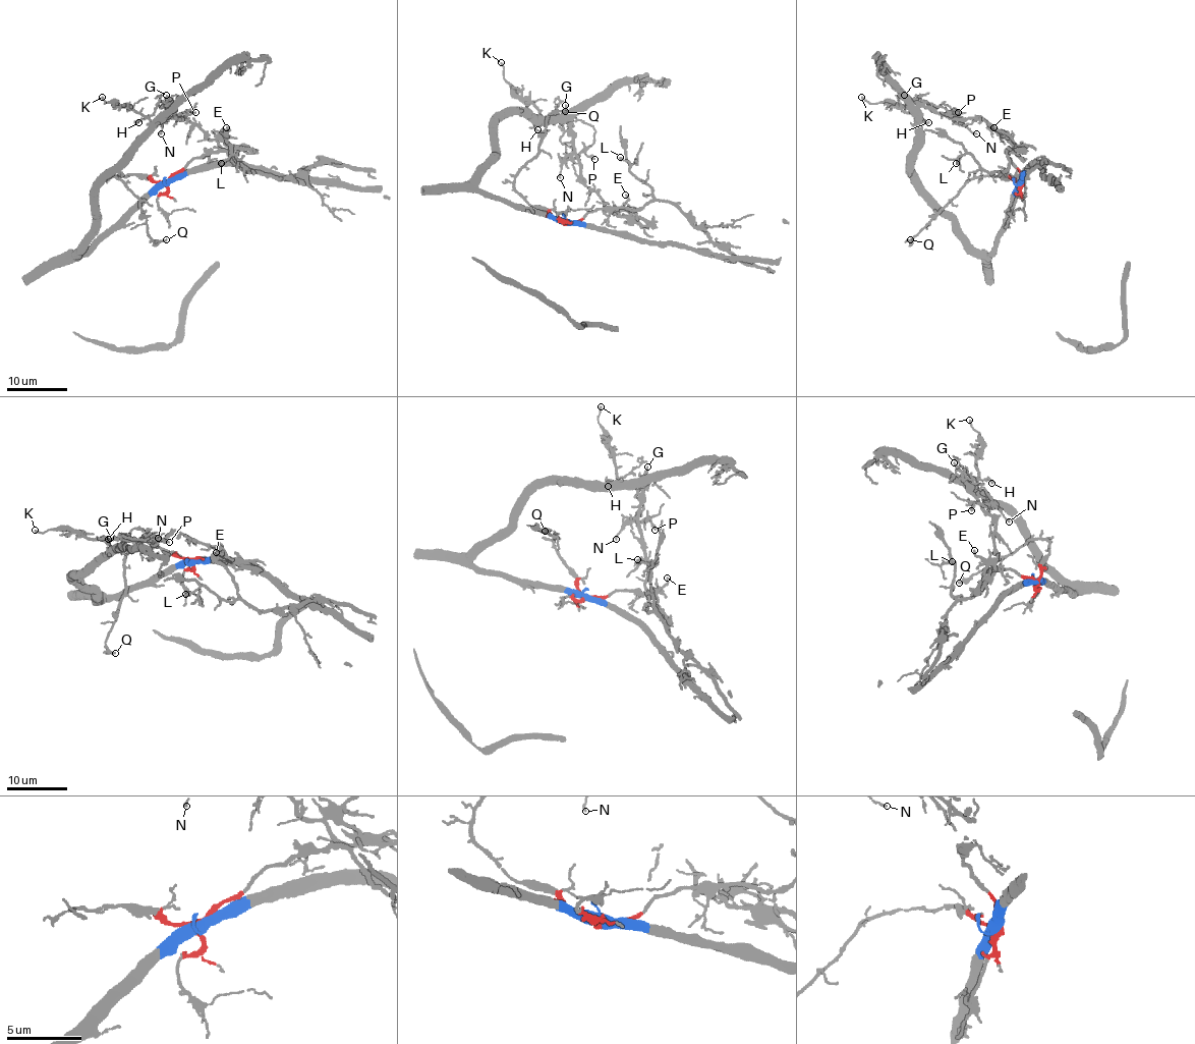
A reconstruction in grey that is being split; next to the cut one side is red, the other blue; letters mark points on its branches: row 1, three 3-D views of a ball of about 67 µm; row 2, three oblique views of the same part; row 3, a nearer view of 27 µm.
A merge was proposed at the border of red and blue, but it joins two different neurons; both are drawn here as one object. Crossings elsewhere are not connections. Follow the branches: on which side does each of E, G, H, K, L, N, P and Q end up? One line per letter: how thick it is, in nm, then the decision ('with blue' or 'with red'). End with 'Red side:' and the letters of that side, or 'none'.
E: 130 nm | with blue
G: 110 nm | with blue
H: 150 nm | with blue
K: 140 nm | with blue
L: 150 nm | with red
N: 130 nm | with blue
P: 180 nm | with blue
Q: 150 nm | with red
Red side: L, Q

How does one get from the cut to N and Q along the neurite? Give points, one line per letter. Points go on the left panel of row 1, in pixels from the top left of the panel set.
N: (166, 180), (157, 183), (77, 253), (93, 230), (93, 193), (170, 107), (175, 116), (163, 123), (161, 134)
Q: (166, 180), (115, 175), (138, 199), (146, 231), (157, 240), (166, 239)

